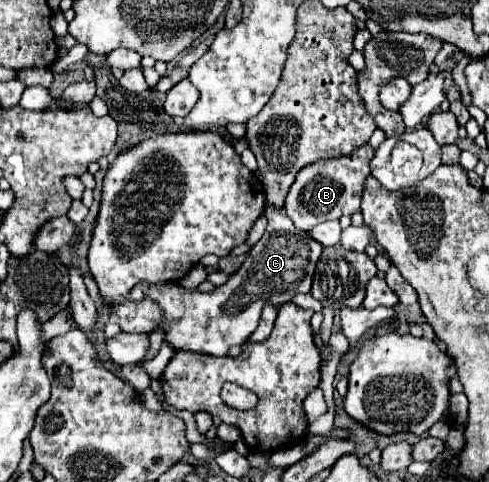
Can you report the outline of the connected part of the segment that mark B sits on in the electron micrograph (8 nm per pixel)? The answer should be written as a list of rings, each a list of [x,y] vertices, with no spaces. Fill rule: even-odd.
[[[365,144],[349,156],[319,160],[317,164],[309,164],[301,168],[293,186],[289,188],[289,196],[285,198],[285,206],[283,206],[283,210],[293,220],[293,224],[299,230],[309,230],[309,228],[315,228],[315,224],[321,224],[325,220],[335,220],[335,218],[341,218],[343,214],[347,216],[355,214],[361,204],[363,184],[371,174],[369,162],[373,160],[373,152],[375,148],[371,144]]]

